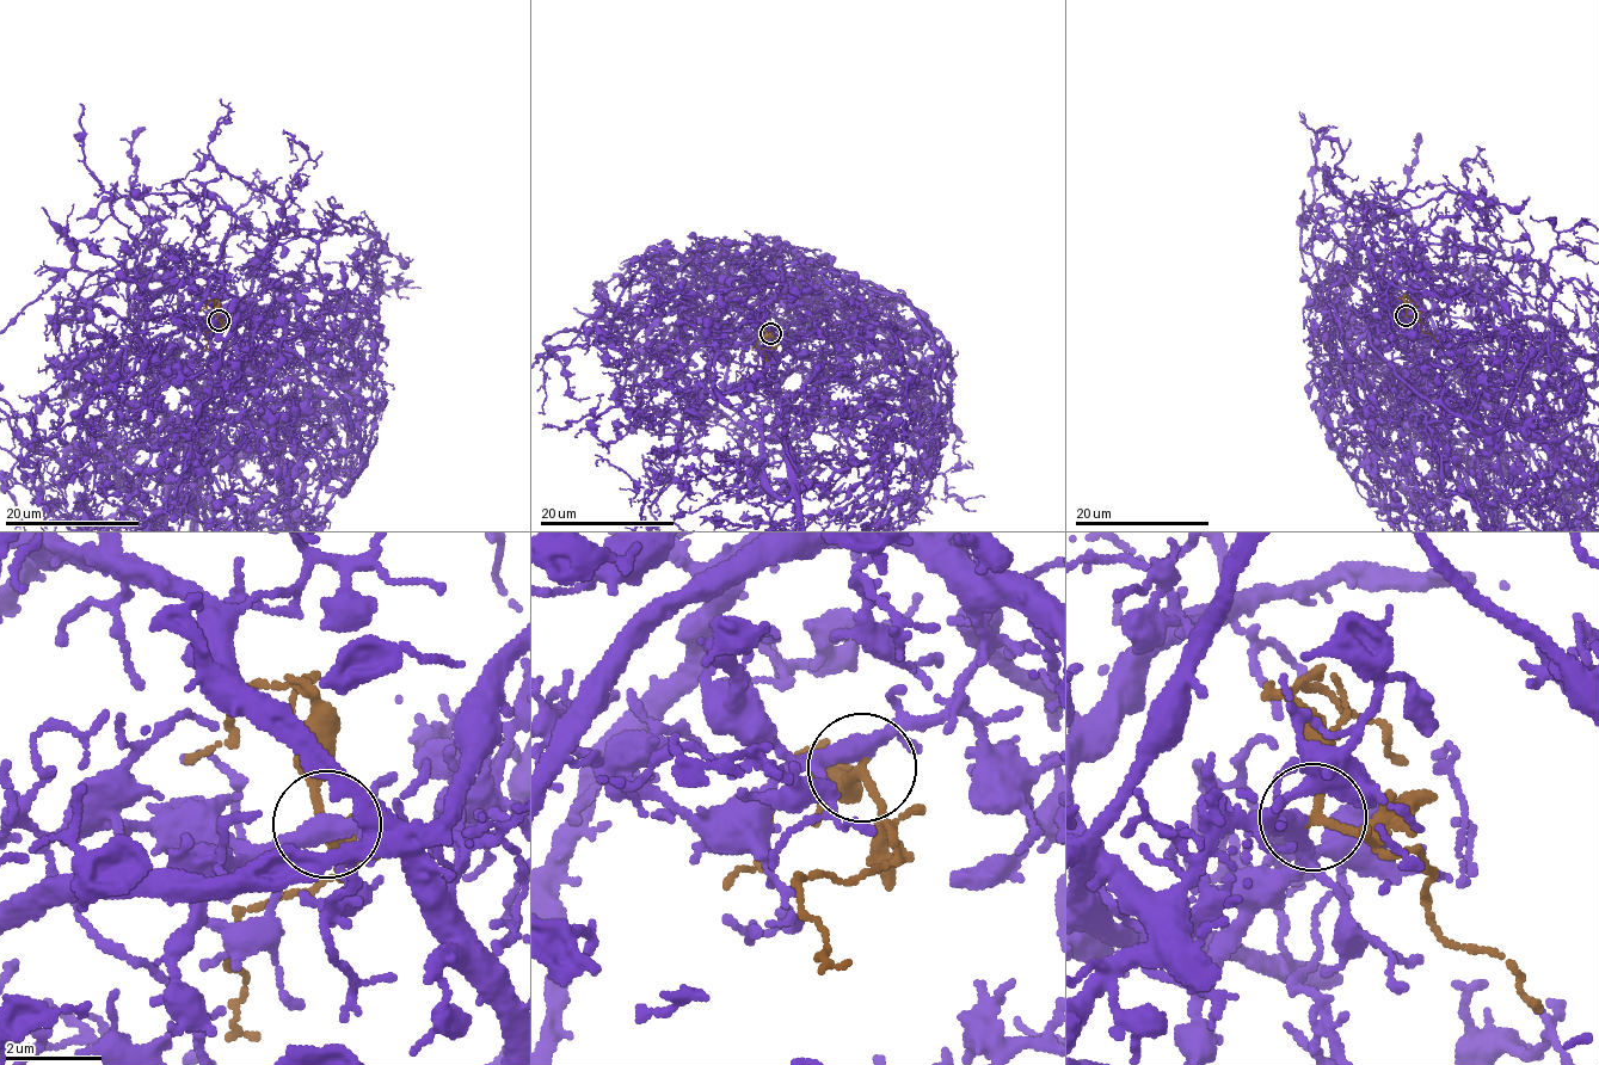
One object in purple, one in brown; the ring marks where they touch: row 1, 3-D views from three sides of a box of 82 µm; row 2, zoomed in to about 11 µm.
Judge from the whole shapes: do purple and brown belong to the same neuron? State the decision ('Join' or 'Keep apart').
Join

